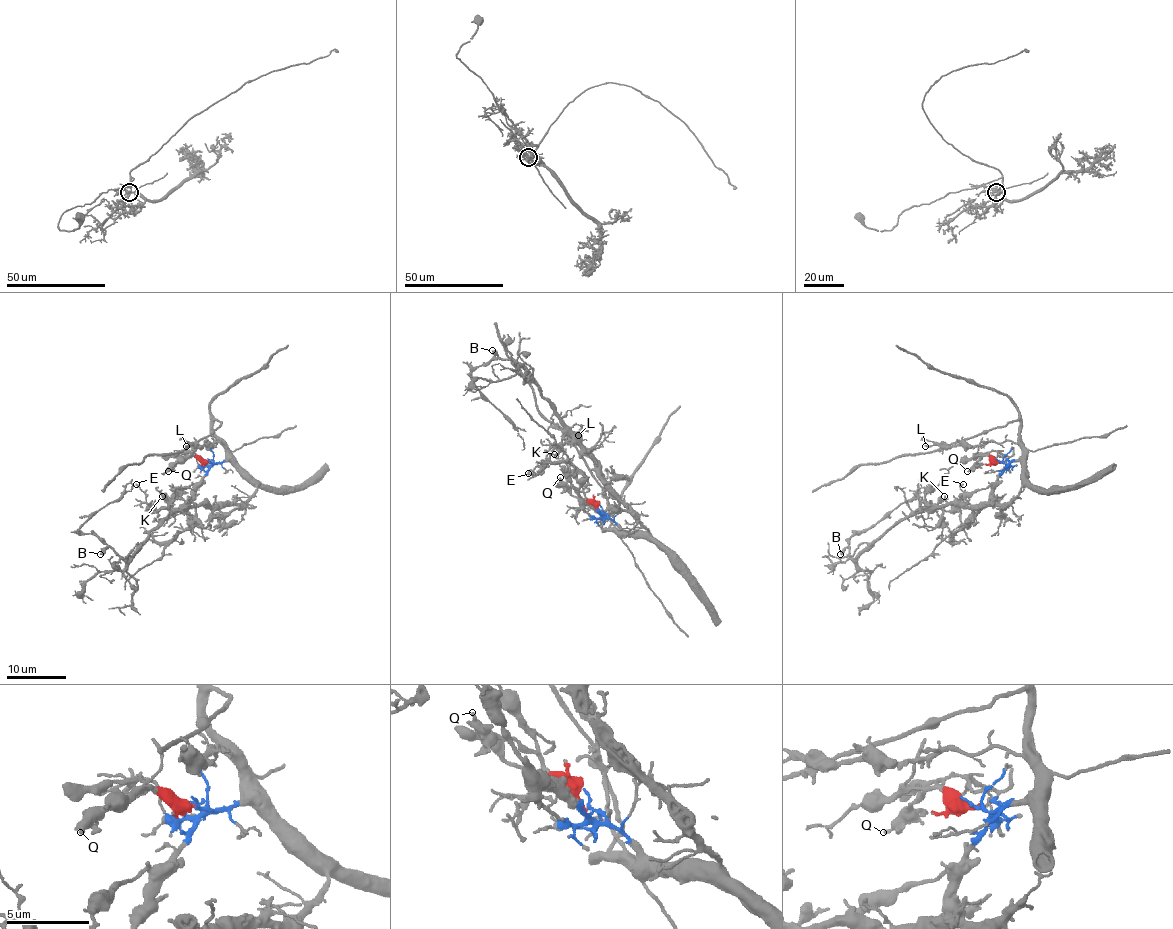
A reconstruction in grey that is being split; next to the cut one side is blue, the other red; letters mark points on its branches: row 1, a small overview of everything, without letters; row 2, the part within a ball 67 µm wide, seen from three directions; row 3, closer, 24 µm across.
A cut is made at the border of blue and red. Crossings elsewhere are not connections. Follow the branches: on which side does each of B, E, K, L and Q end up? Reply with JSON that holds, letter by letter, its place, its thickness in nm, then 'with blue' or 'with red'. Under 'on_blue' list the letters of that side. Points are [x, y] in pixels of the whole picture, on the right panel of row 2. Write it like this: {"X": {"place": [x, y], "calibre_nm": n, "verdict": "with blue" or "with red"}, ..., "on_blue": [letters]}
{"B": {"place": [840, 554], "calibre_nm": 420, "verdict": "with blue"}, "E": {"place": [963, 484], "calibre_nm": 240, "verdict": "with blue"}, "K": {"place": [944, 496], "calibre_nm": 170, "verdict": "with blue"}, "L": {"place": [925, 446], "calibre_nm": 190, "verdict": "with blue"}, "Q": {"place": [967, 471], "calibre_nm": 280, "verdict": "with red"}, "on_blue": ["B", "E", "K", "L"]}

